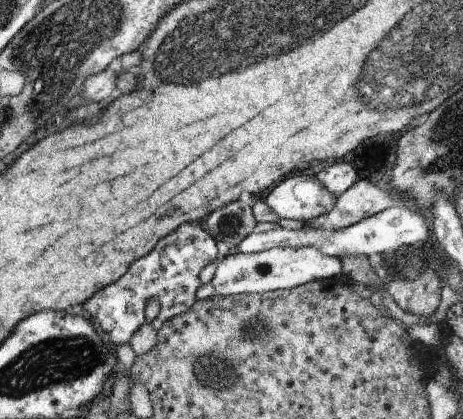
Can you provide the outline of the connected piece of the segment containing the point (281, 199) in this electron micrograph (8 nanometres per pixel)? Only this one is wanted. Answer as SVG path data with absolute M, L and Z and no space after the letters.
M301 173L283 178L271 188L264 203L278 218L306 221L327 214L335 206L335 198L337 196L327 192L314 175Z

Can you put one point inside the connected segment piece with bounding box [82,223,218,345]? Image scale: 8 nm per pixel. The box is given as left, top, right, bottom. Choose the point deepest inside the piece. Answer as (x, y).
(169, 272)

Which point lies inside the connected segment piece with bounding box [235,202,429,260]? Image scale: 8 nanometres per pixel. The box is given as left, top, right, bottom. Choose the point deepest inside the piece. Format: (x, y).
(387, 230)

